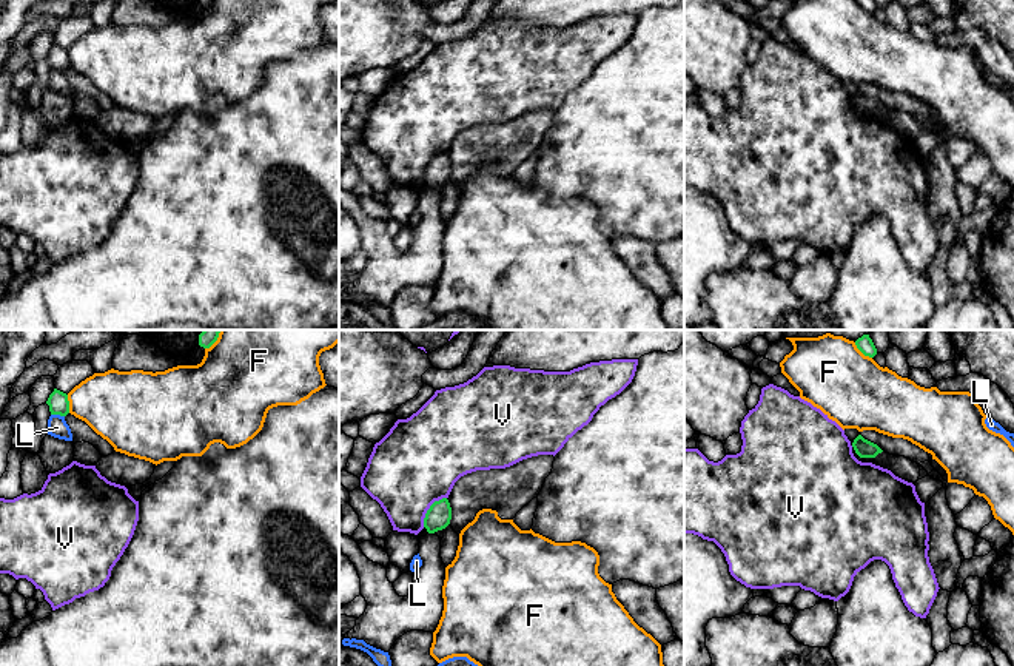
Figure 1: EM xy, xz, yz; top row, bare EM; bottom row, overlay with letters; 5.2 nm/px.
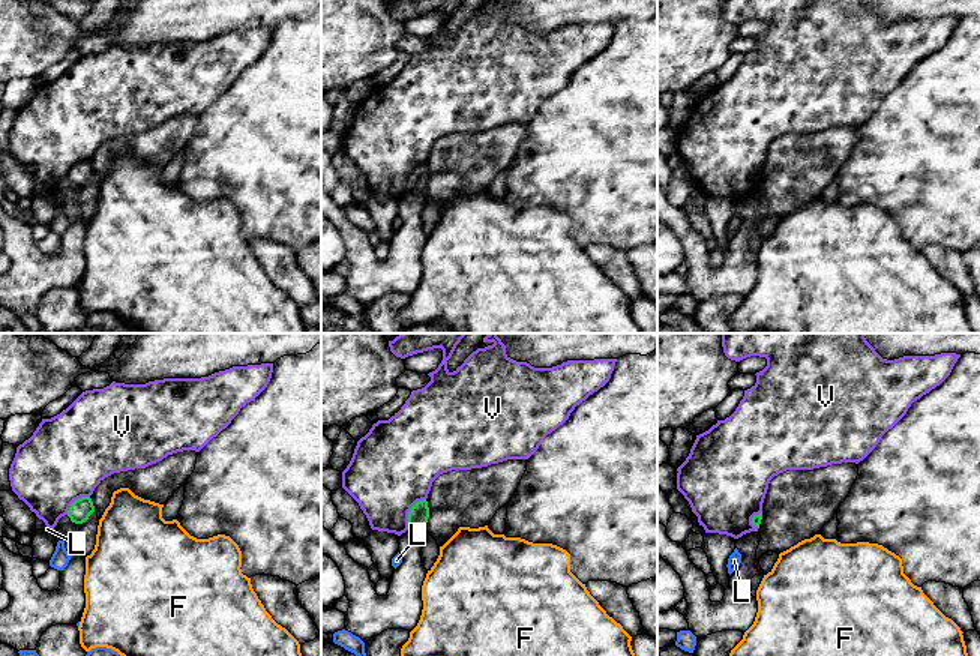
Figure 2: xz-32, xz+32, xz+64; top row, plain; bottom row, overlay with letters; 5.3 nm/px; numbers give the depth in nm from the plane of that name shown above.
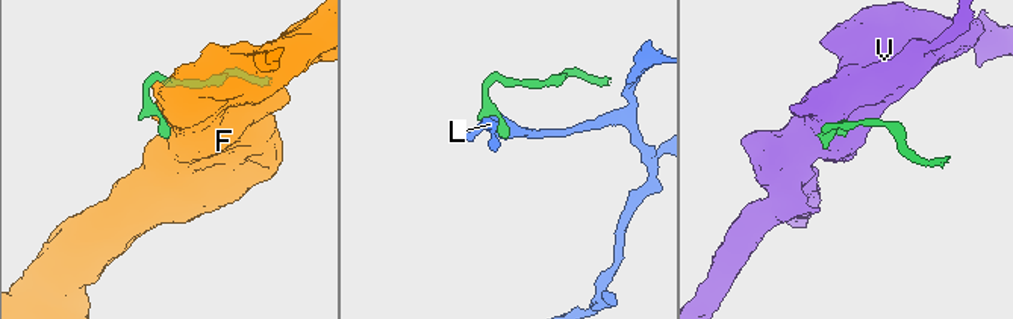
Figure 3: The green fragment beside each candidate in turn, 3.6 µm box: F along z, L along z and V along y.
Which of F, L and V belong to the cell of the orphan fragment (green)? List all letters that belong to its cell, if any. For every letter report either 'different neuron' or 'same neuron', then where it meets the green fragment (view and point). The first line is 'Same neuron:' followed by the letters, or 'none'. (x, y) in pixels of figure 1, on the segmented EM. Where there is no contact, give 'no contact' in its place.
Same neuron: none
F: different neuron | xy (68, 404)
L: different neuron | xy (57, 413)
V: different neuron | xz (429, 509)

